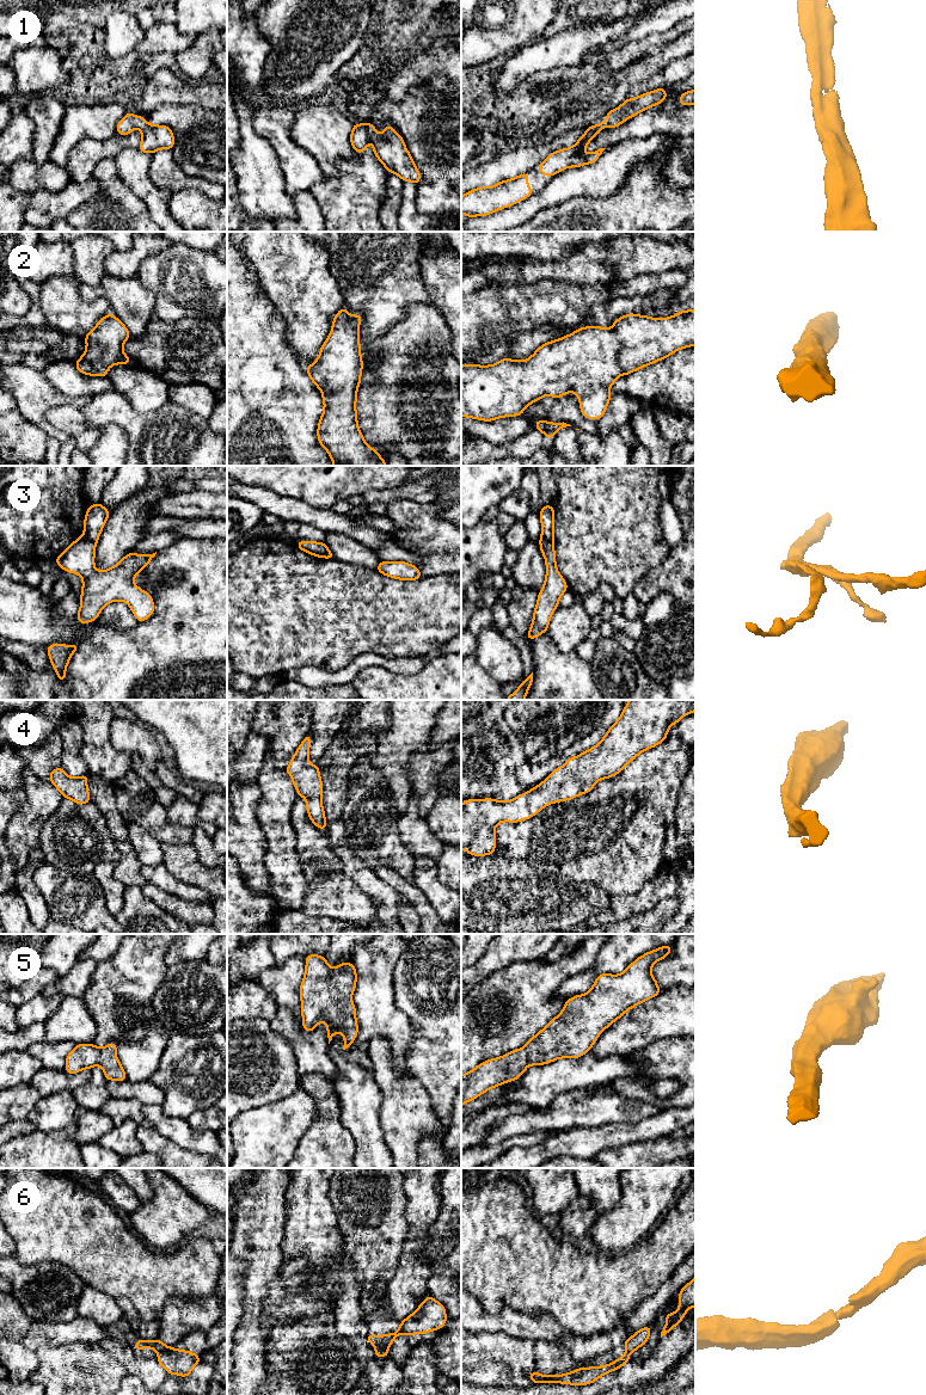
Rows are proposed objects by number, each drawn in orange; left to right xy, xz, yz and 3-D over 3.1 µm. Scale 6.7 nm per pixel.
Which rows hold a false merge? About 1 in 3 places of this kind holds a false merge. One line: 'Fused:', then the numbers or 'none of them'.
Fused: 3, 6

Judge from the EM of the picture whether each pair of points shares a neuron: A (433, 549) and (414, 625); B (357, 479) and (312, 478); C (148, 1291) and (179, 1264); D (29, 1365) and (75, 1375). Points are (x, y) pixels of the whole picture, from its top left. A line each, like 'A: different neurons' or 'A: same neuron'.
A: different neurons
B: same neuron
C: same neuron
D: different neurons

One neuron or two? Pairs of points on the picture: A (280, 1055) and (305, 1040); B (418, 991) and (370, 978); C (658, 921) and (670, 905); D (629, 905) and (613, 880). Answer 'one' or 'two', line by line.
A: two
B: two
C: one
D: two

